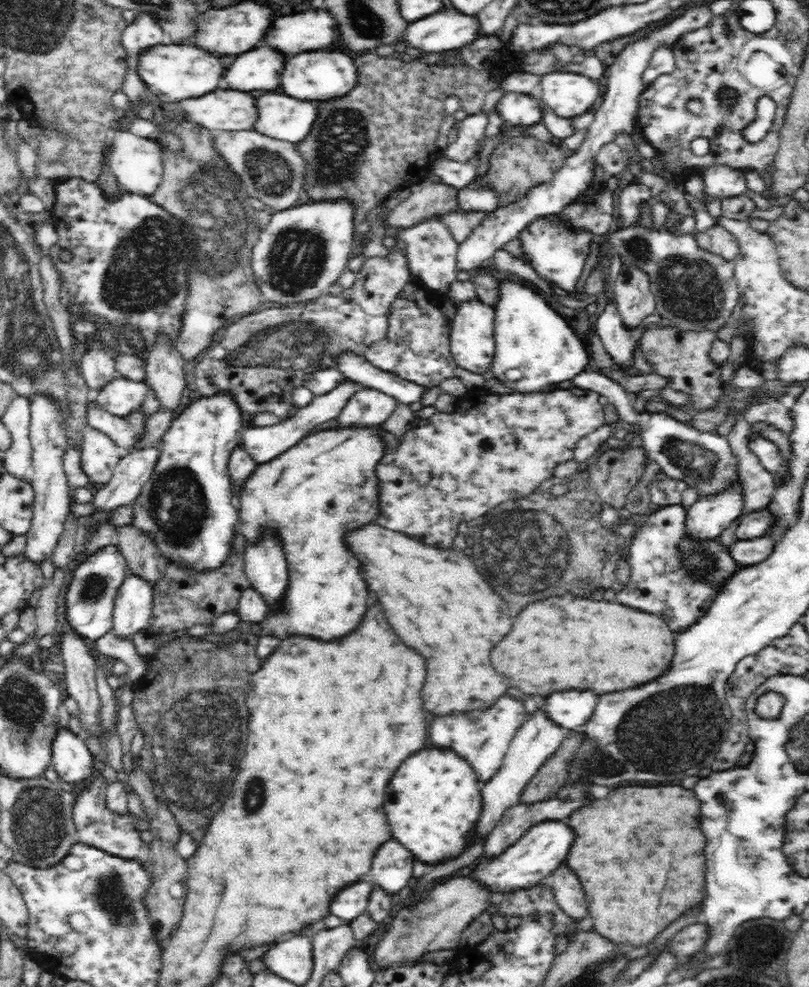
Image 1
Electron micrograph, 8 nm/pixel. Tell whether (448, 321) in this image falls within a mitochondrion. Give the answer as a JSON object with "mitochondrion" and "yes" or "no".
{"mitochondrion":"no"}

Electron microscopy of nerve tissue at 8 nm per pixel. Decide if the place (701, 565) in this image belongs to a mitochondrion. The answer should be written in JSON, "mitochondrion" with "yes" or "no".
{"mitochondrion":"yes"}

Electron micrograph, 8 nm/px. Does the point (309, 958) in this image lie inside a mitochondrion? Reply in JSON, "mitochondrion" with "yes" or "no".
{"mitochondrion":"no"}

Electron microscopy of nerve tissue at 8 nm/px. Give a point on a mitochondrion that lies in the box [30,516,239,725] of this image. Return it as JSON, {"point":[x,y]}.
{"point":[92,589]}

